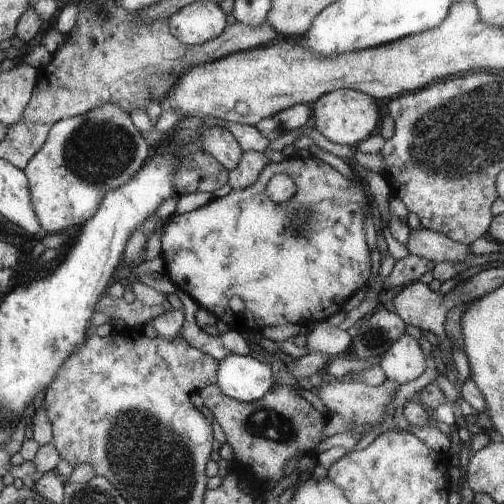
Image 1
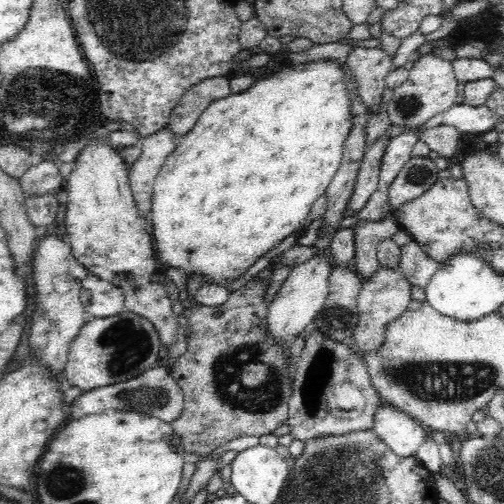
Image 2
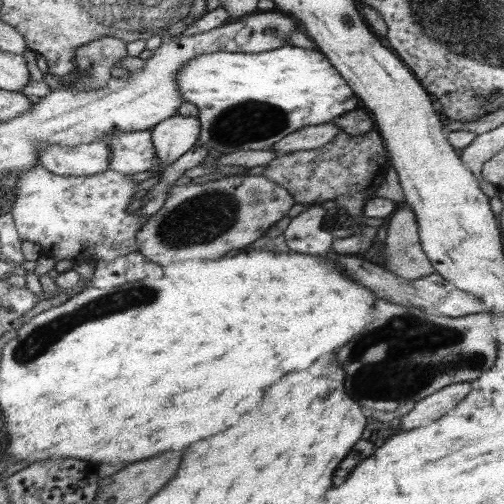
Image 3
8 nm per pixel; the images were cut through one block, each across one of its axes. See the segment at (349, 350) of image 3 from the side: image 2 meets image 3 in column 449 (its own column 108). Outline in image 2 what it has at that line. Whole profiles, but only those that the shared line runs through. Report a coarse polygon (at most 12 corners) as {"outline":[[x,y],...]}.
{"outline":[[124,310],[84,322],[62,378],[82,392],[160,360],[152,322]]}

